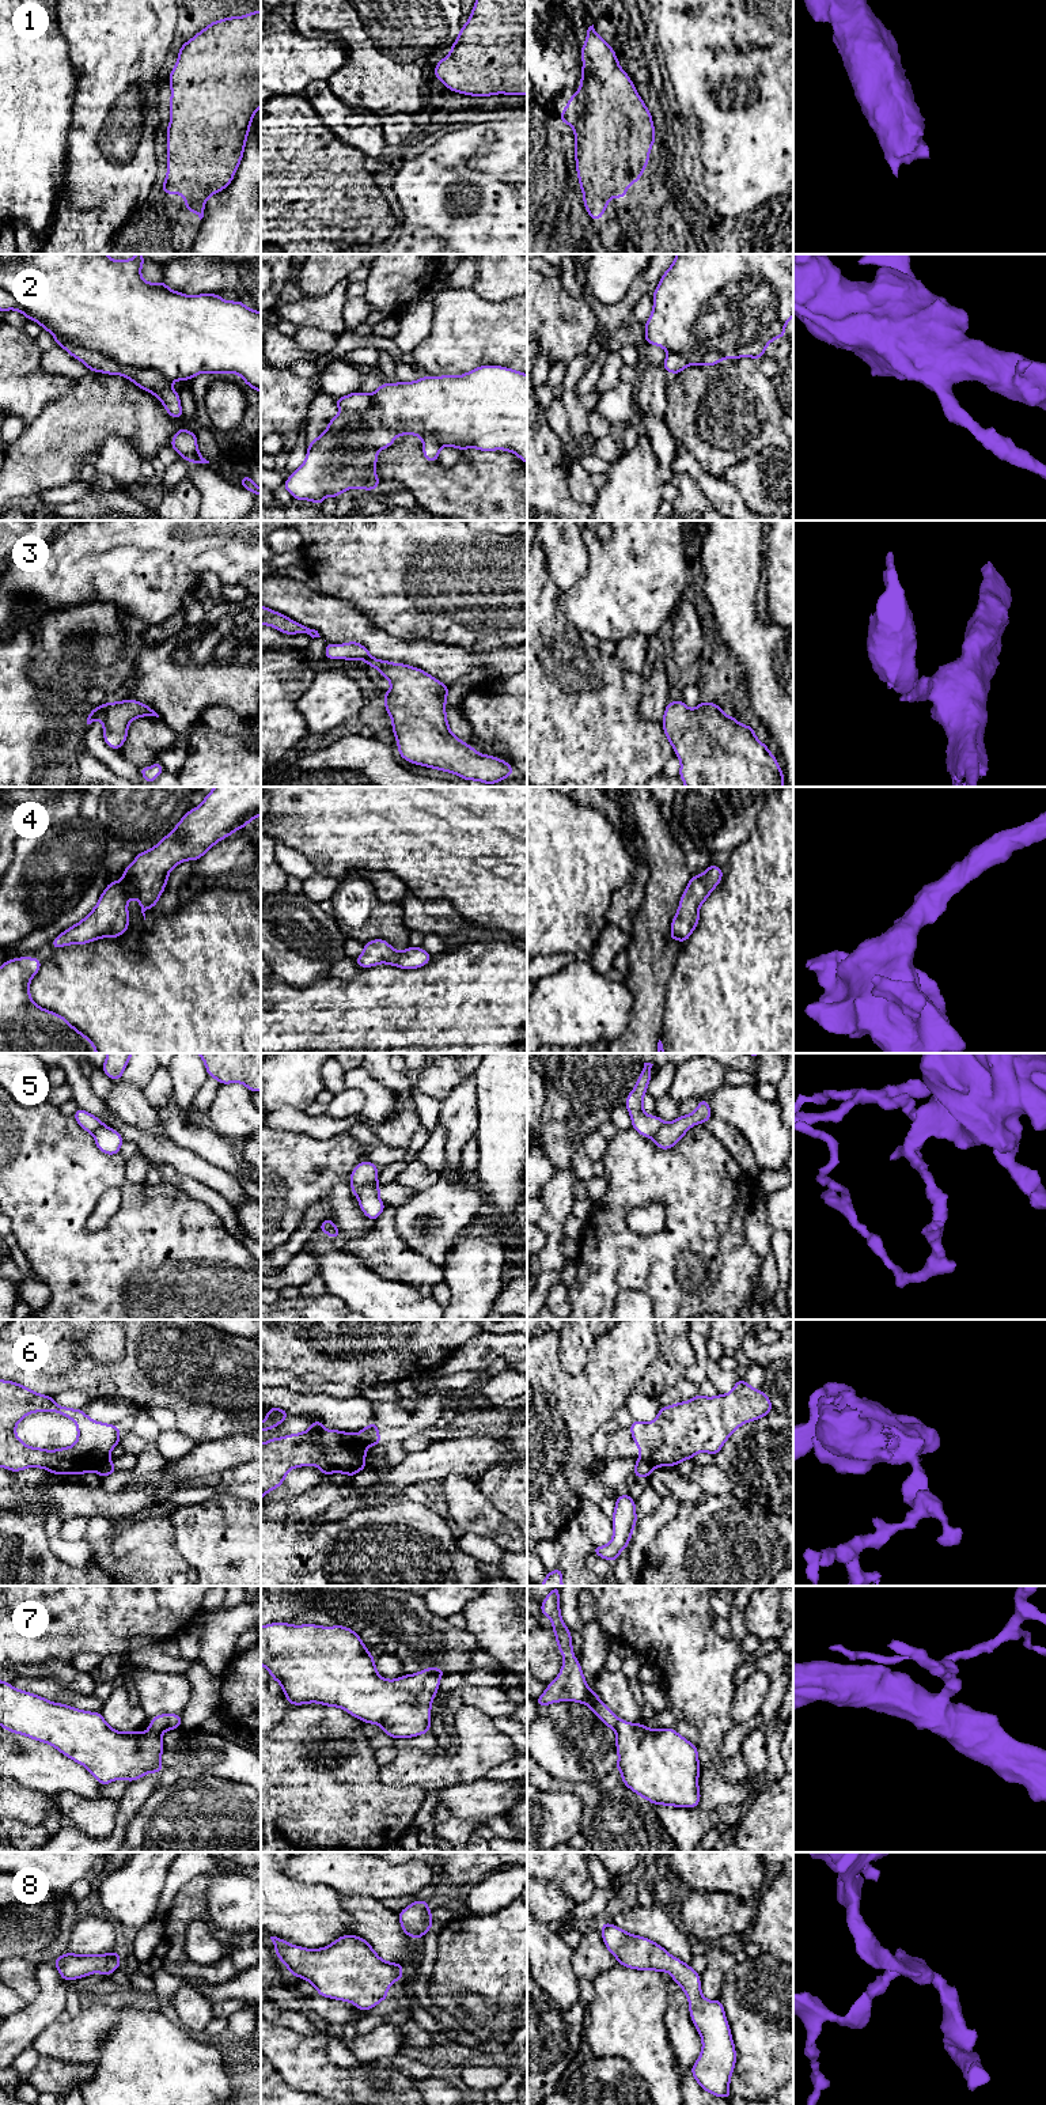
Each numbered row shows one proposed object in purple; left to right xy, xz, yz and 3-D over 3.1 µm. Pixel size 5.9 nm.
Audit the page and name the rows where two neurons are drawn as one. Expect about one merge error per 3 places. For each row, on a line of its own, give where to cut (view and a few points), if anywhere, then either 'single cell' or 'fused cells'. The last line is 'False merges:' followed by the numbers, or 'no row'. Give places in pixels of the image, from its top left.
1: cut none; single cell
2: cut xy (53, 334), (97, 351), (122, 366), (154, 368), (171, 381); fused cells
3: cut none; single cell
4: cut none; single cell
5: cut xz (375, 1180), (368, 1182), (357, 1197); fused cells
6: cut yz (639, 1458), (645, 1460), (652, 1468); fused cells
7: cut none; single cell
8: cut none; single cell
False merges: 2, 5, 6

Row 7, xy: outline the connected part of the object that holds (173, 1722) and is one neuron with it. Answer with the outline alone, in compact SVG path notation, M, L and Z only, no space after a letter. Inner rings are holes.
M0 1680L0 1726L11 1733L54 1746L64 1756L84 1765L103 1786L118 1779L126 1779L130 1783L149 1772L160 1773L164 1769L160 1760L163 1753L162 1734L166 1730L177 1730L181 1722L182 1714L160 1714L151 1719L145 1733L139 1730L115 1731L101 1712L53 1703L38 1695L19 1691Z

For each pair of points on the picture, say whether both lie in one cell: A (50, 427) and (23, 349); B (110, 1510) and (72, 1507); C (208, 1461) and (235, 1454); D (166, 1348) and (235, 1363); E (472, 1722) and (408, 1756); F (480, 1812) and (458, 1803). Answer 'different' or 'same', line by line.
A: different
B: same
C: same
D: same
E: same
F: same

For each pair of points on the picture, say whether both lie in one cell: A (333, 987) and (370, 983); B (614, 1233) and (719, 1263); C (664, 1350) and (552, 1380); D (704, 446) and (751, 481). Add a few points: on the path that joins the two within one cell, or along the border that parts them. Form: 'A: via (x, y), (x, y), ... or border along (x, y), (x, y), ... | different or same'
A: via (343, 987), (360, 987) | same
B: via (640, 1259), (644, 1263), (693, 1263) | same
C: border along (658, 1333), (658, 1354), (641, 1378) | different
D: border along (760, 451), (735, 462), (722, 476) | different

